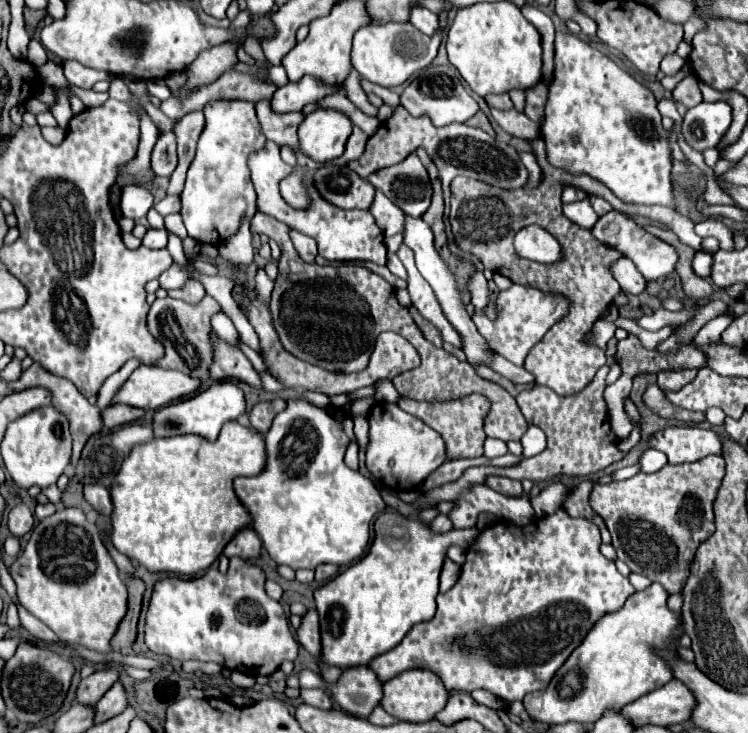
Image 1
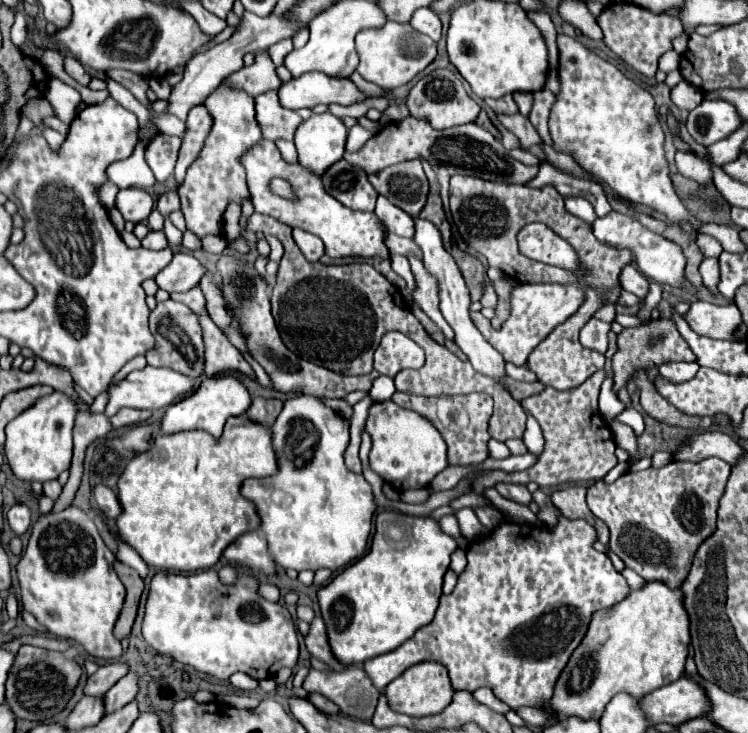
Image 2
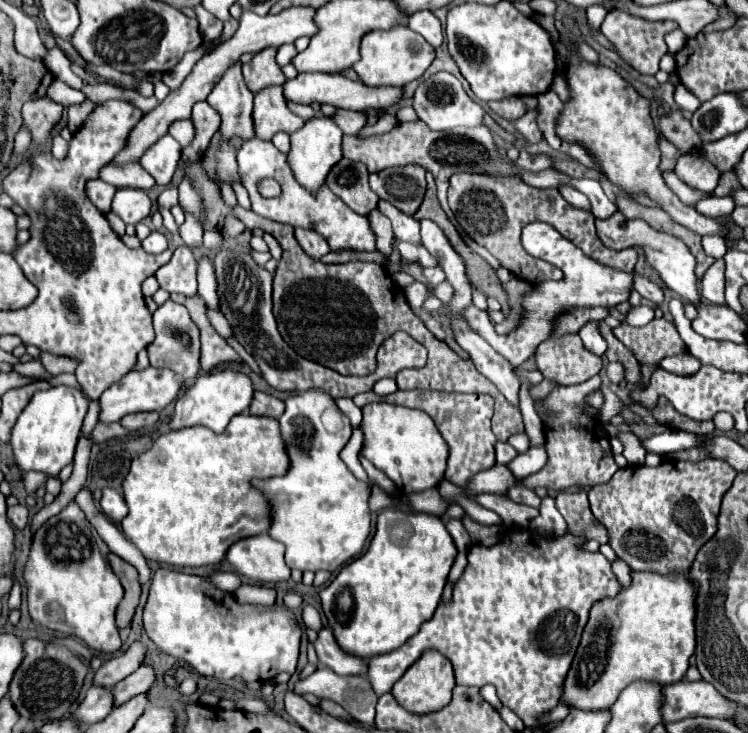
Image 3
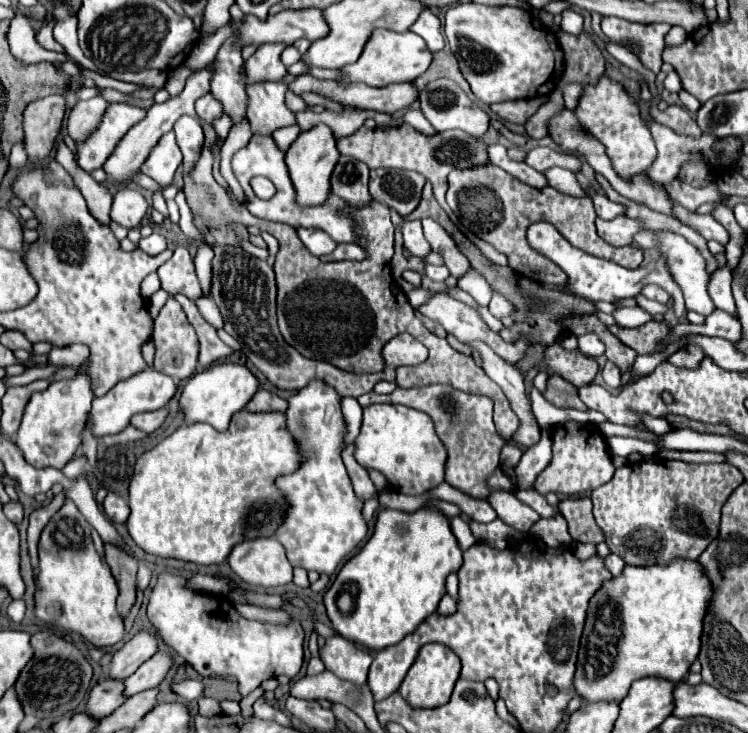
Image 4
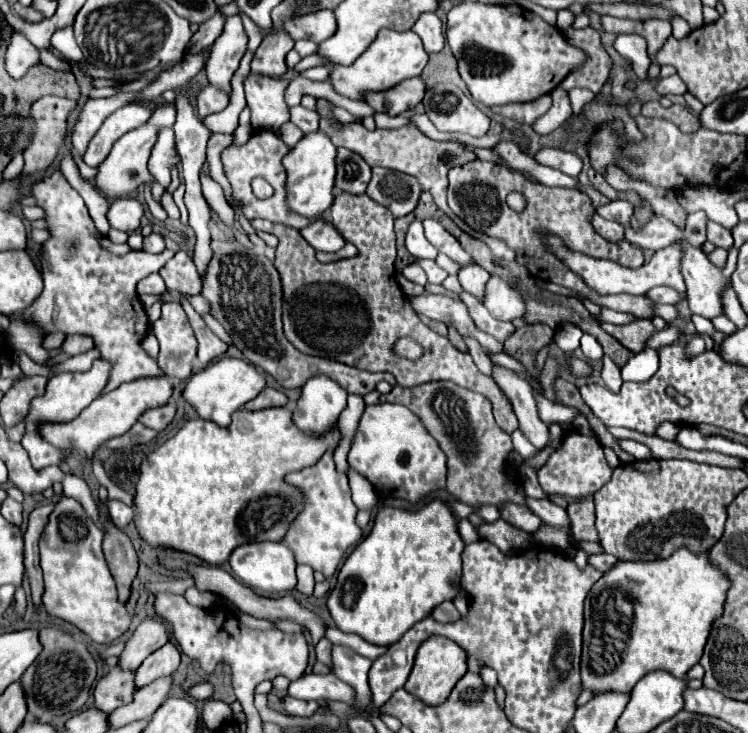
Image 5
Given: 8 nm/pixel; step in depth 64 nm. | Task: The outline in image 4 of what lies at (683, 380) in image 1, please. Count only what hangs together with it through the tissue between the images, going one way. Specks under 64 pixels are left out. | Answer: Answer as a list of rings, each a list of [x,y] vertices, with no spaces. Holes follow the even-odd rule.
[[[688,344],[688,346],[680,348],[678,352],[674,352],[672,356],[668,356],[666,360],[668,360],[670,364],[676,364],[678,368],[698,368],[698,364],[700,364],[702,358],[704,358],[702,350]]]

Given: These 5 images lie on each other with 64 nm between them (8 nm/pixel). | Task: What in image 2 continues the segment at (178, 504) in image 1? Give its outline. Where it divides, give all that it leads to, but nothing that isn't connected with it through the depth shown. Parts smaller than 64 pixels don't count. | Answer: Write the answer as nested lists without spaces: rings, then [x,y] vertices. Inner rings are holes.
[[[232,418],[228,420],[228,424],[224,426],[224,434],[220,438],[212,438],[208,436],[206,432],[178,432],[178,434],[172,434],[172,436],[164,436],[160,434],[152,446],[140,454],[136,454],[124,468],[124,472],[120,474],[120,480],[118,480],[118,500],[120,500],[120,506],[122,506],[122,514],[116,518],[116,526],[118,526],[118,540],[122,540],[124,544],[132,546],[140,558],[150,566],[150,568],[156,568],[156,570],[172,570],[172,572],[196,572],[196,570],[206,570],[206,568],[212,568],[218,558],[222,556],[224,548],[236,540],[240,534],[244,532],[250,532],[250,530],[258,530],[260,526],[260,518],[256,516],[256,510],[254,510],[254,504],[248,502],[246,498],[240,496],[240,484],[242,480],[246,478],[252,478],[252,476],[270,476],[276,472],[276,454],[272,450],[272,442],[270,442],[270,430],[262,424],[256,424],[256,422],[250,422],[248,418]]]

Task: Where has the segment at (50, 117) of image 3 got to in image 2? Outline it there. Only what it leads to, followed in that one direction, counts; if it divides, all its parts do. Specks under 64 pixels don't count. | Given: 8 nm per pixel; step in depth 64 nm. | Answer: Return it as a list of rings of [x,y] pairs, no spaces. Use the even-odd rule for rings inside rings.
[[[32,98],[24,104],[22,108],[22,114],[28,116],[34,124],[40,124],[44,116],[50,116],[52,114],[52,106],[46,98]]]

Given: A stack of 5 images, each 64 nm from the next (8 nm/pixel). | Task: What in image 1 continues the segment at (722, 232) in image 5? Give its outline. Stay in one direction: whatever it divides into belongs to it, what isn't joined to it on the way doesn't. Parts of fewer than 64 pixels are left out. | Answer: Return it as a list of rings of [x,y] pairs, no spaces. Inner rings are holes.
[[[556,34],[554,78],[544,106],[540,136],[546,142],[548,162],[566,172],[588,174],[610,188],[624,204],[660,204],[674,208],[670,184],[670,146],[668,132],[660,122],[656,98],[650,88],[636,82],[624,68],[614,64],[600,50],[574,34]]]

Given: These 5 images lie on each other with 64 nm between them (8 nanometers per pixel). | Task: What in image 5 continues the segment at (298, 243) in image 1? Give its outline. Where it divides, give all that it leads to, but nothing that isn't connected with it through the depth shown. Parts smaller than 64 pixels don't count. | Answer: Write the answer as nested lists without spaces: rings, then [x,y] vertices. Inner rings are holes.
[[[314,222],[302,228],[300,234],[316,252],[336,252],[346,244],[344,238],[340,238],[340,234],[330,224],[324,222]]]

